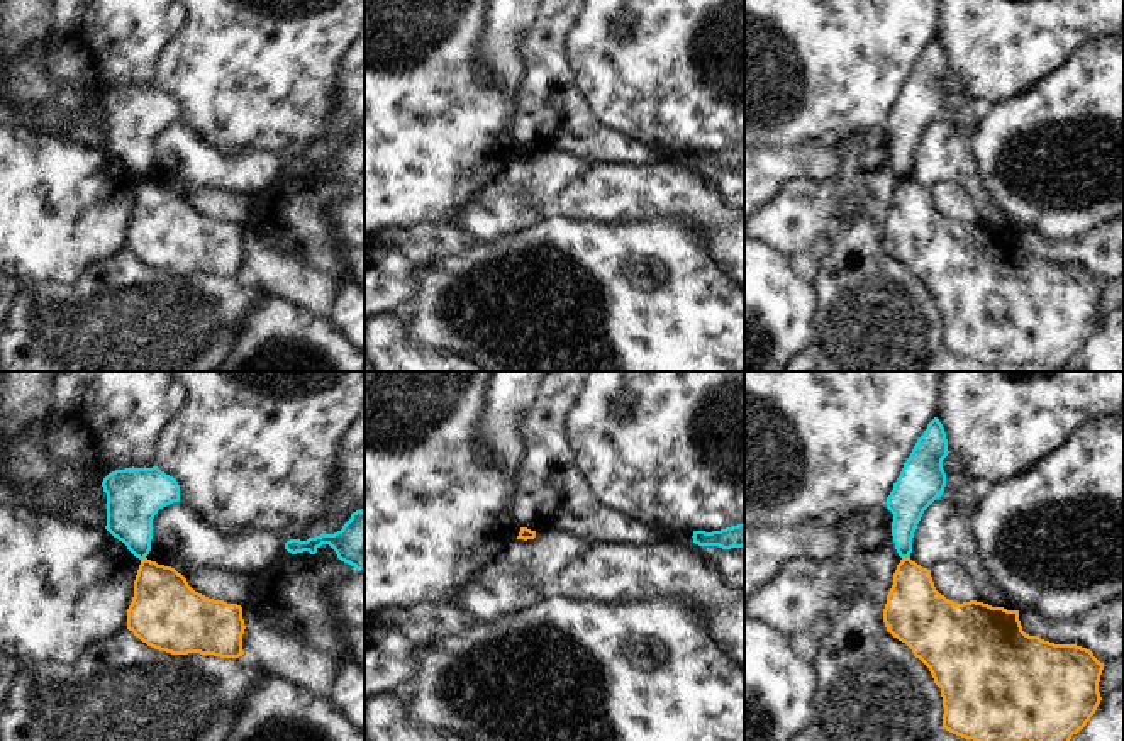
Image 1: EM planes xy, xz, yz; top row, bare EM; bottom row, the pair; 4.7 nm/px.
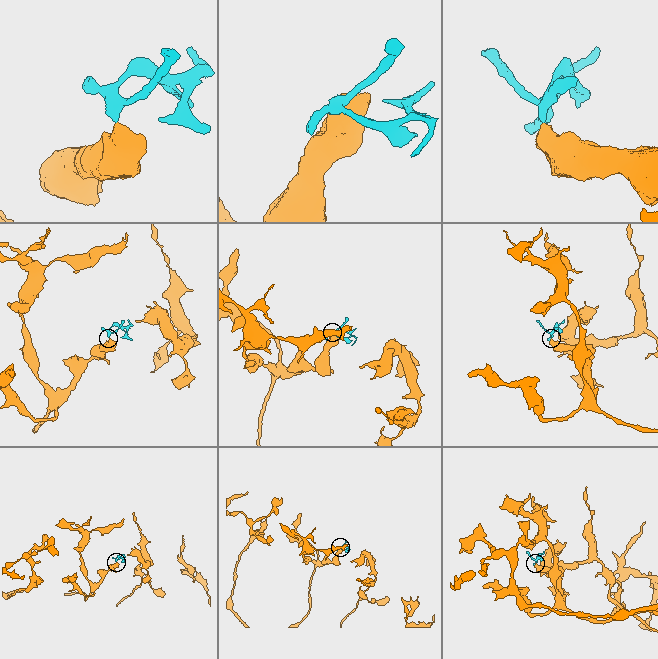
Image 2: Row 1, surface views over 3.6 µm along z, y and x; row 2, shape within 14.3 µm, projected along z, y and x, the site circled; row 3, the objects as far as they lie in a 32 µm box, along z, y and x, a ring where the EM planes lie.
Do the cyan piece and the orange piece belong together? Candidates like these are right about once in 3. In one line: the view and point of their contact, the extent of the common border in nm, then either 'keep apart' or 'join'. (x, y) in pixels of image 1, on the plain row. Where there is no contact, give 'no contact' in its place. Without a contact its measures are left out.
contact yz (906, 177); length 50 nm; keep apart

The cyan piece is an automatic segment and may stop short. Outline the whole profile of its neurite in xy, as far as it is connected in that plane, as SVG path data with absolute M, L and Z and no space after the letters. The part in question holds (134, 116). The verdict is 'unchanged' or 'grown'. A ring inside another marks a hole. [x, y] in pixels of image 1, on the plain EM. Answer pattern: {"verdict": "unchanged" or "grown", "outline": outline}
{"verdict": "unchanged", "outline": "M132 86L109 93L102 107L107 114L105 149L136 178L144 180L151 171L154 136L159 129L180 122L178 102L158 86Z"}

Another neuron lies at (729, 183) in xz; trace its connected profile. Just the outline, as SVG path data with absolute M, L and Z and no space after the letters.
M695 164L692 170L712 183L727 205L744 210L744 166L722 170L719 166Z

